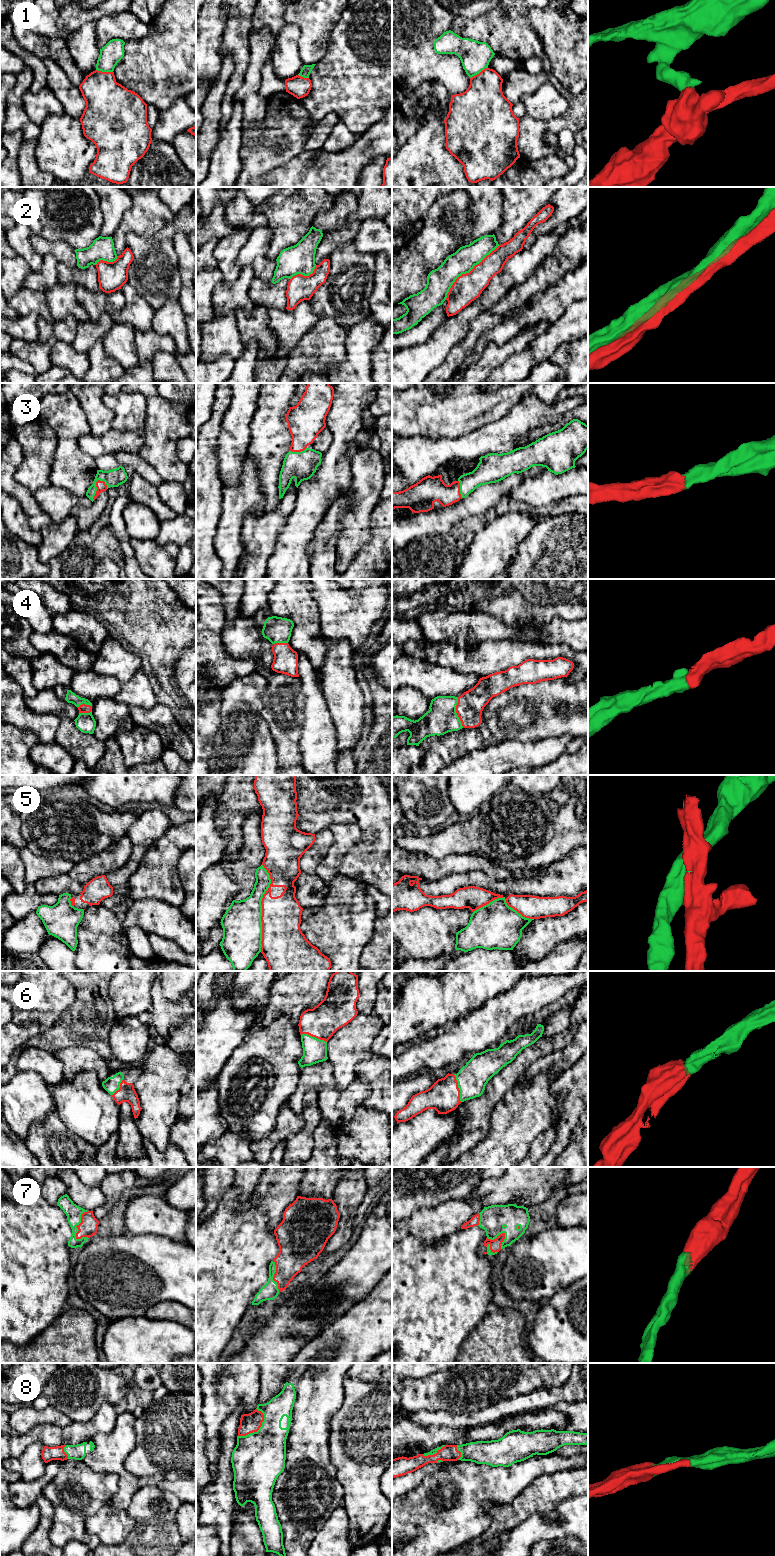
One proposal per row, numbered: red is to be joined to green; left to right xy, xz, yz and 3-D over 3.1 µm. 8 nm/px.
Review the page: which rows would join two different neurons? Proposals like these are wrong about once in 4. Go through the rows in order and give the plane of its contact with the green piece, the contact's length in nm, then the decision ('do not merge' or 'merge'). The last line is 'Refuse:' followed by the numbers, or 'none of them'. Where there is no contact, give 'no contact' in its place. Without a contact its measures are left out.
1: meets green in yz; contact 170 nm long; do not merge
2: meets green in yz; contact 600 nm long; do not merge
3: meets green in xy; contact 180 nm long; merge
4: meets green in yz; contact 260 nm long; merge
5: meets green in xz; contact 700 nm long; do not merge
6: meets green in yz; contact 240 nm long; merge
7: meets green in xy; contact 260 nm long; merge
8: meets green in xz; contact 280 nm long; merge
Refuse: 1, 2, 5

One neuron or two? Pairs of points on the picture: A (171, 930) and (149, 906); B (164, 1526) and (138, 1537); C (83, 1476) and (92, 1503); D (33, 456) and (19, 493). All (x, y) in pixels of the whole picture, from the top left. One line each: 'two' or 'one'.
A: one
B: one
C: one
D: two

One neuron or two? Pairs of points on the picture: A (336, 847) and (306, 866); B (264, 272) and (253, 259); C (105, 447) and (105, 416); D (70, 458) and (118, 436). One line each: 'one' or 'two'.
A: two
B: one
C: two
D: two

